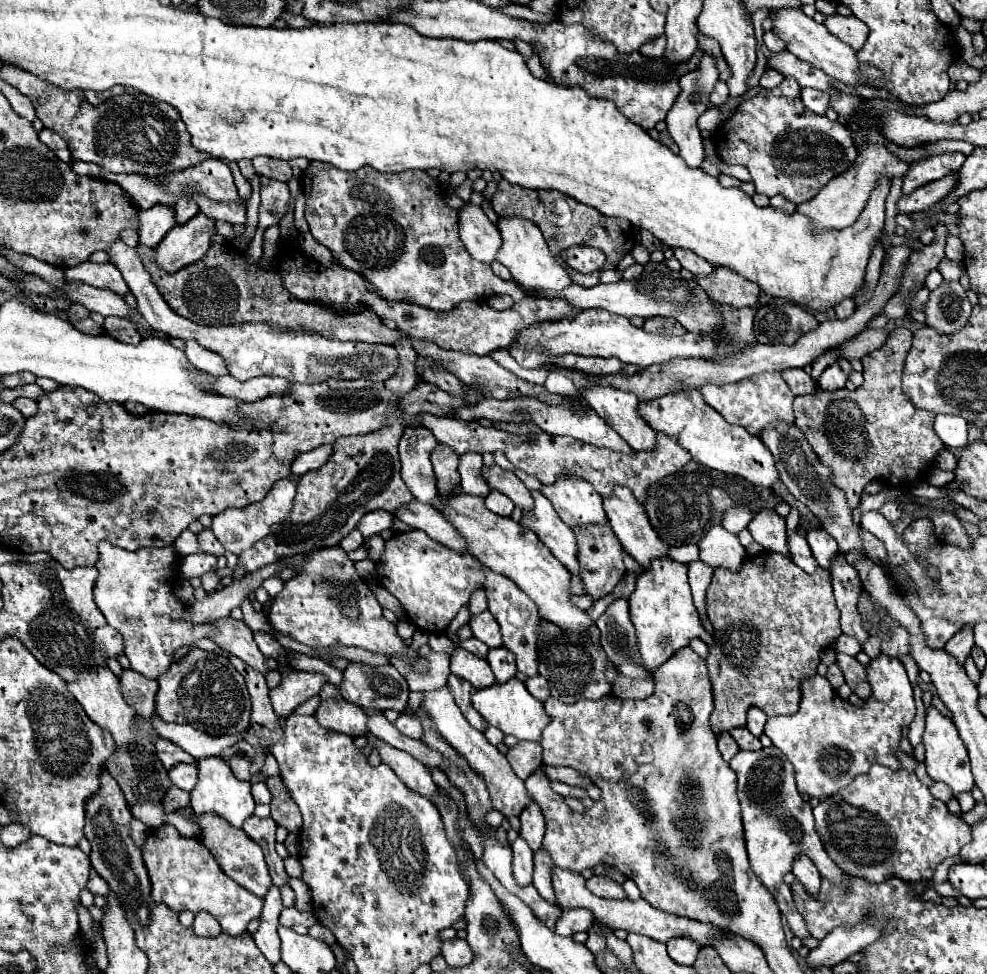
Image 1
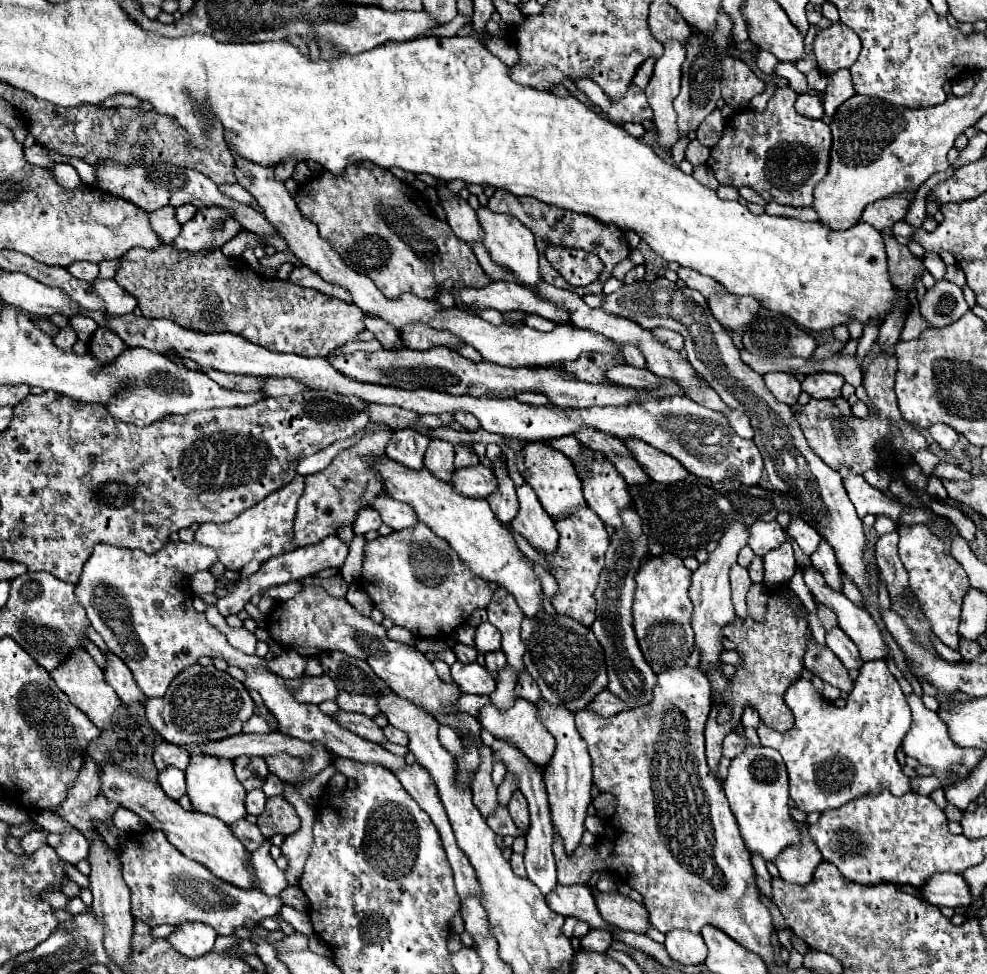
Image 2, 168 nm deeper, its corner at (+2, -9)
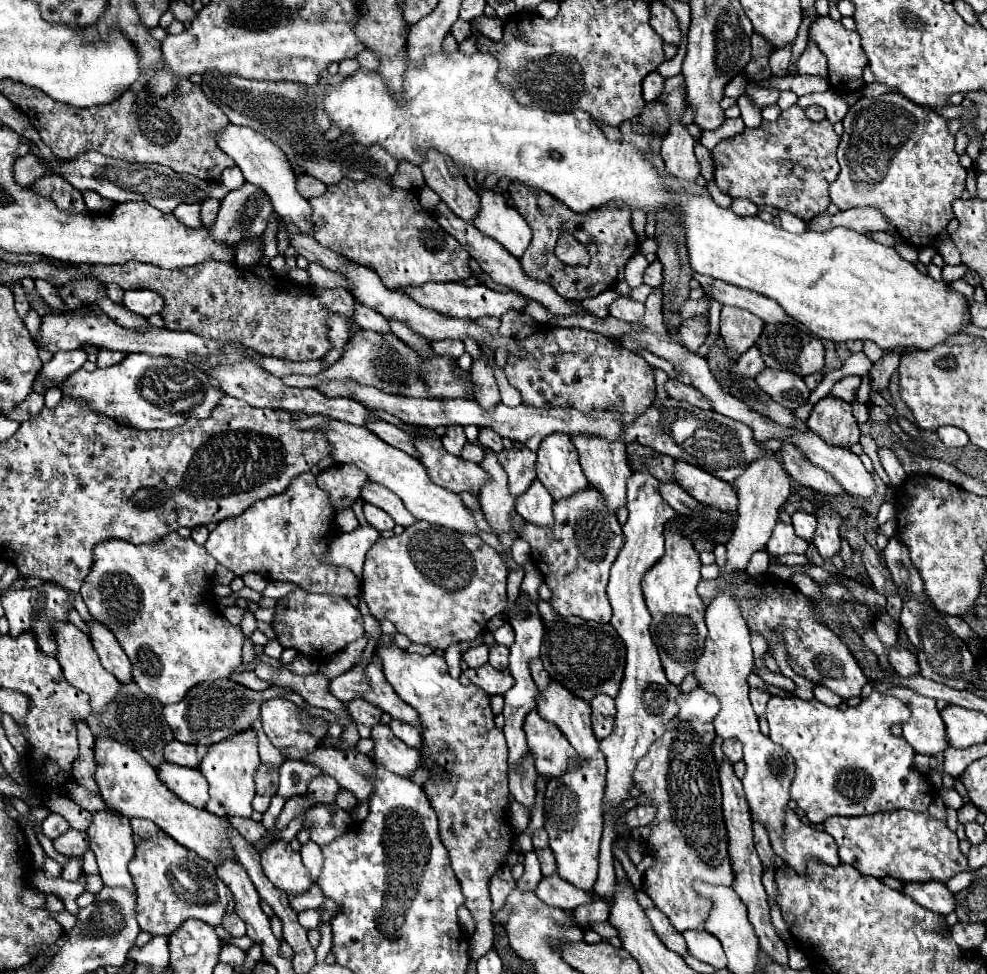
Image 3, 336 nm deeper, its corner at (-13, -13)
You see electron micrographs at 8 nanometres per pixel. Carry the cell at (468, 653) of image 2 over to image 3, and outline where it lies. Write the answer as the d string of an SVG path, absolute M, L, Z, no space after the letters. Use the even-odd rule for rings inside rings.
M477 645L477 647L471 647L463 653L463 661L469 665L469 667L483 667L489 659L489 647L487 645Z

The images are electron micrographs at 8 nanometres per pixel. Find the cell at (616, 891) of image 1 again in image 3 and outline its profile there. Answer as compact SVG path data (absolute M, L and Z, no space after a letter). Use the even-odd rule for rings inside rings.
M651 907L651 909L645 909L645 915L647 915L647 919L651 921L653 931L655 931L657 937L663 941L665 947L669 947L671 951L675 951L675 953L679 953L679 955L685 955L685 953L687 953L687 947L685 947L685 943L683 943L683 935L677 933L677 931L671 927L671 923L669 923L669 919L667 919L665 913L661 913L657 907Z

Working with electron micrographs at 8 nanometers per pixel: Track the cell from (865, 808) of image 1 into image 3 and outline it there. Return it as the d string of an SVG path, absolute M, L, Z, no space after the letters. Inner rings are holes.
M887 811L863 817L831 817L825 821L825 831L833 835L841 863L857 867L863 875L895 877L903 883L941 881L945 883L961 871L969 871L967 855L959 851L959 839L945 821L929 813Z

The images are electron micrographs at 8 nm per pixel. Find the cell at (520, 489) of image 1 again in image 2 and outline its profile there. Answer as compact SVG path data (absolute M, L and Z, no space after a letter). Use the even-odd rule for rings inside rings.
M478 463L476 467L454 469L450 485L456 487L456 491L460 491L460 495L464 497L486 499L496 489L496 477L488 467Z

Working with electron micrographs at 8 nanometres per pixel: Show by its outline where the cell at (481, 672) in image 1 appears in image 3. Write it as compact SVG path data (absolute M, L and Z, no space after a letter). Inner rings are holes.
M489 663L479 667L479 669L467 669L461 673L459 681L463 685L477 685L481 687L487 695L505 695L513 687L511 675L497 671Z

